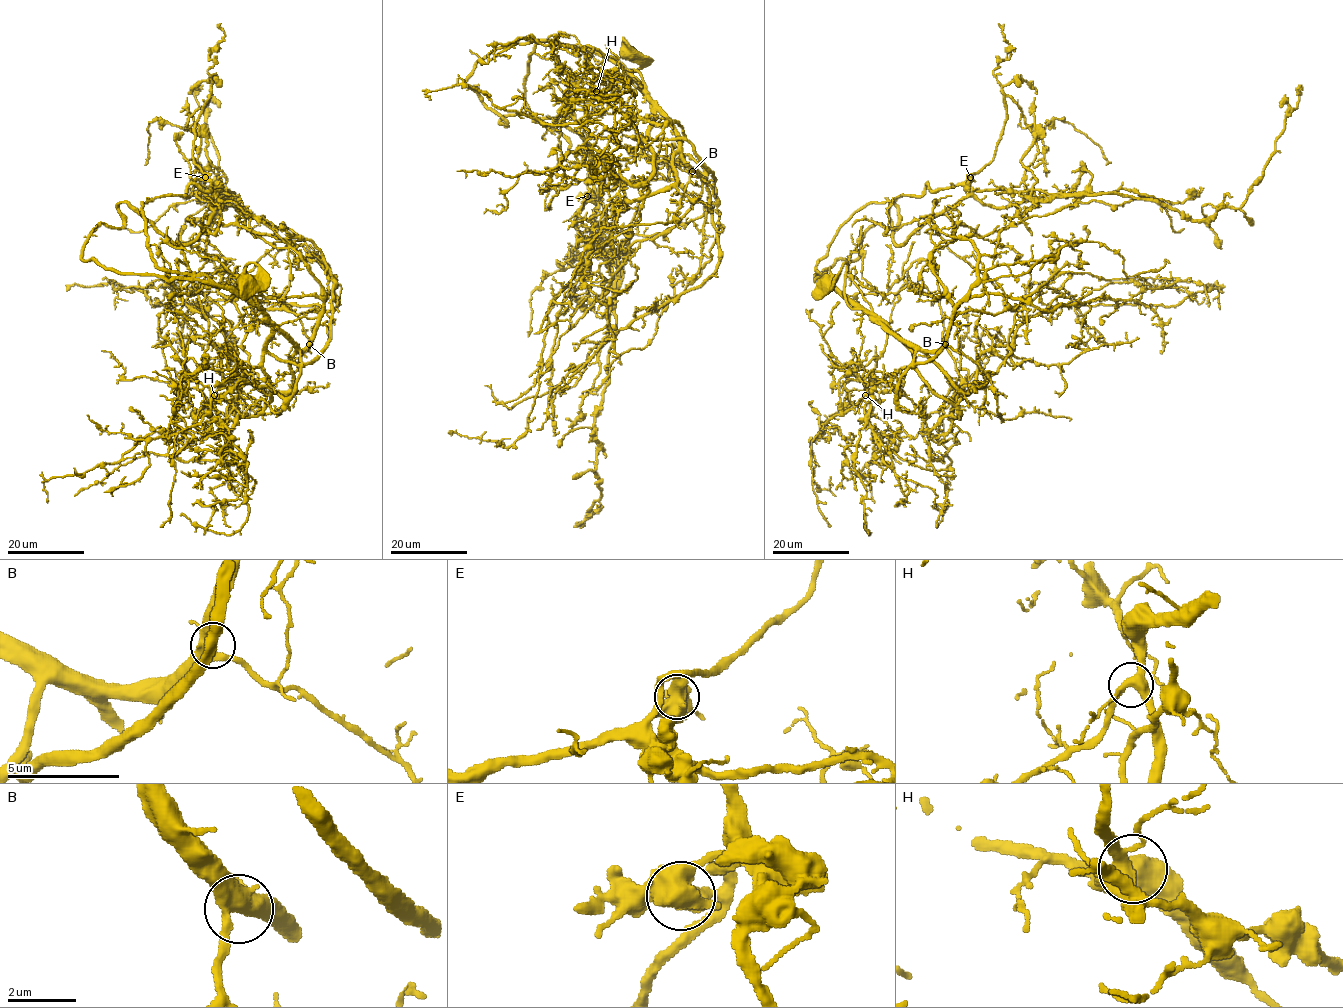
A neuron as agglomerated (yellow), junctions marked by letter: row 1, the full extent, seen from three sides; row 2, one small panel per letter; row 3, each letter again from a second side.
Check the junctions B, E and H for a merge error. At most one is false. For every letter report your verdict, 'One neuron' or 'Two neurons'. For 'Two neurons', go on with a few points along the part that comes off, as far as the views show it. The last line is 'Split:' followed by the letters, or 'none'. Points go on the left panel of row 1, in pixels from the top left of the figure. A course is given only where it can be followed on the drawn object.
B: One neuron
E: Two neurons. Course of the part to remove: (205, 177), (143, 202), (150, 258), (233, 287), (282, 360), (327, 345), (308, 240), (206, 214), (180, 289)
H: One neuron
Split: E

